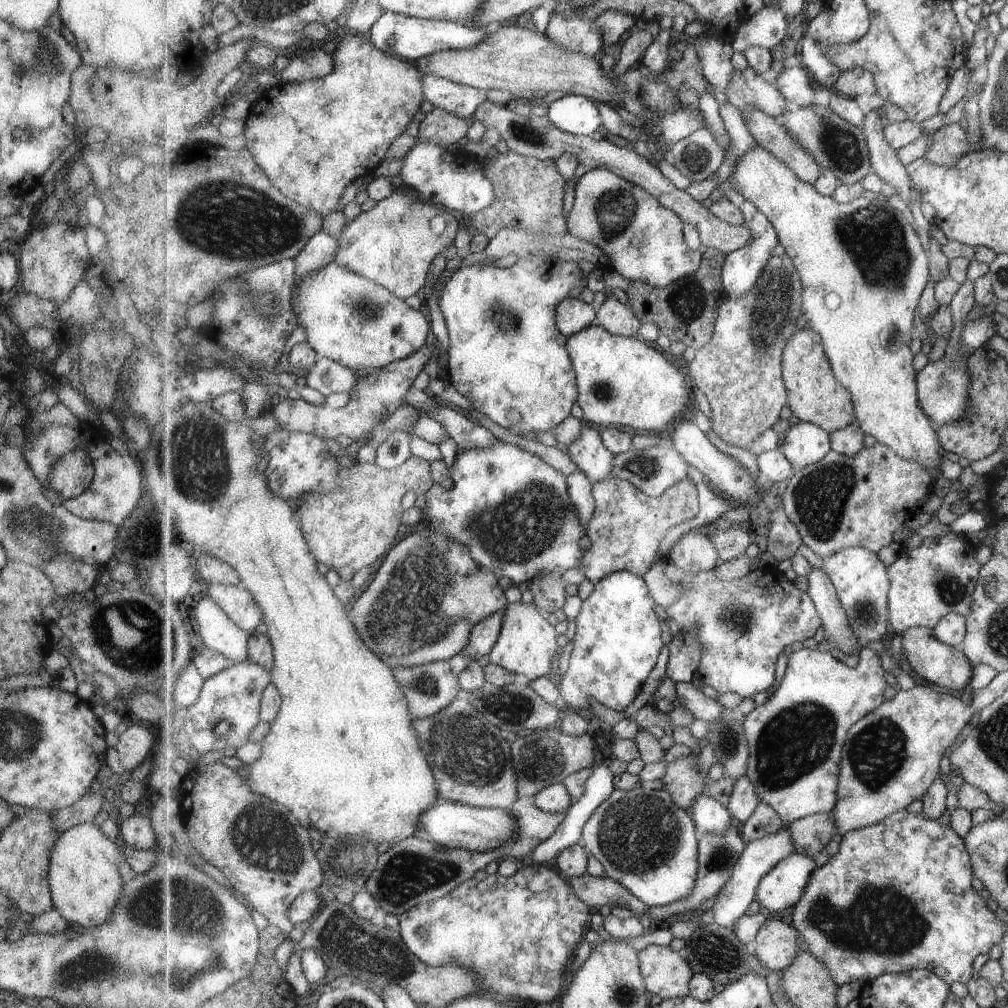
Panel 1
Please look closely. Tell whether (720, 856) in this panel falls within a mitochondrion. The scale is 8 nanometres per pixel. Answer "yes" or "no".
yes

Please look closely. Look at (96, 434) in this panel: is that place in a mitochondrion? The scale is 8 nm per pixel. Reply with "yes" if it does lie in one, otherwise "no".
no

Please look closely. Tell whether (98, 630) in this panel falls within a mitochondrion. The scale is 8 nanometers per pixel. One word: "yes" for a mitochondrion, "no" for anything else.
yes

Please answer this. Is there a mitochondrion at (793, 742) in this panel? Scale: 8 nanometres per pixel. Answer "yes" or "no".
yes

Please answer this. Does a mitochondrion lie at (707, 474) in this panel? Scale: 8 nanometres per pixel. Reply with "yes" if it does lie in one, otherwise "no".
no

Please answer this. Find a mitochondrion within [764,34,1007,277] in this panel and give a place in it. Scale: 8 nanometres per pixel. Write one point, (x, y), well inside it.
(841, 147)

